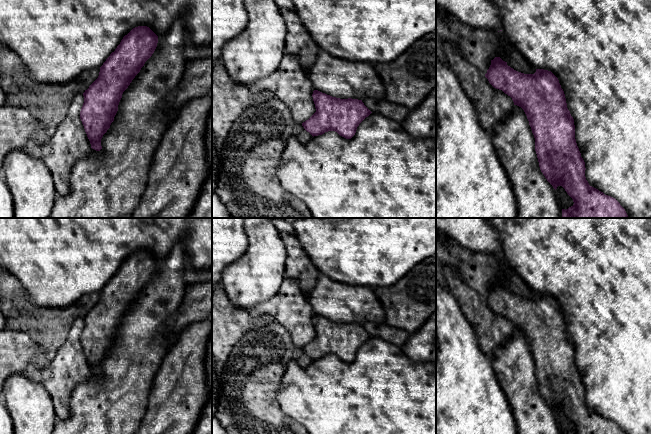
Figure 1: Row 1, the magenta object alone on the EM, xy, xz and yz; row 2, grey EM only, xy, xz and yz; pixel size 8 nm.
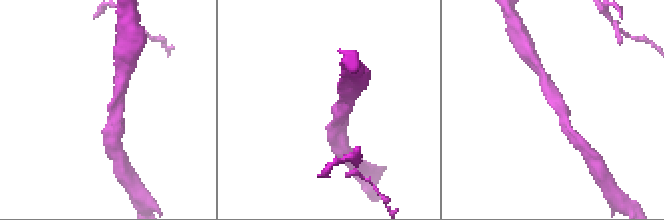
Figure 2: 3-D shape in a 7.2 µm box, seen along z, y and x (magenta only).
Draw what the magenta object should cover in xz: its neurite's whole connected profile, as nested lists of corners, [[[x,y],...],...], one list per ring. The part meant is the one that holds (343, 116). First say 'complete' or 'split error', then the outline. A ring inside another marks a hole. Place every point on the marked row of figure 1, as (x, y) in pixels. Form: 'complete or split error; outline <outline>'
complete; outline [[[314,90],[313,101],[316,112],[302,123],[313,137],[328,131],[351,139],[359,124],[372,112],[358,99],[340,99]]]

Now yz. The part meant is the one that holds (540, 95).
complete; outline [[[500,57],[491,60],[485,74],[489,83],[510,96],[514,105],[521,107],[535,138],[539,167],[547,181],[556,190],[562,186],[574,204],[562,209],[562,217],[572,218],[628,218],[625,209],[613,197],[589,185],[585,177],[585,162],[575,139],[574,119],[567,108],[566,98],[558,78],[548,70],[536,69],[534,74],[518,72]]]

